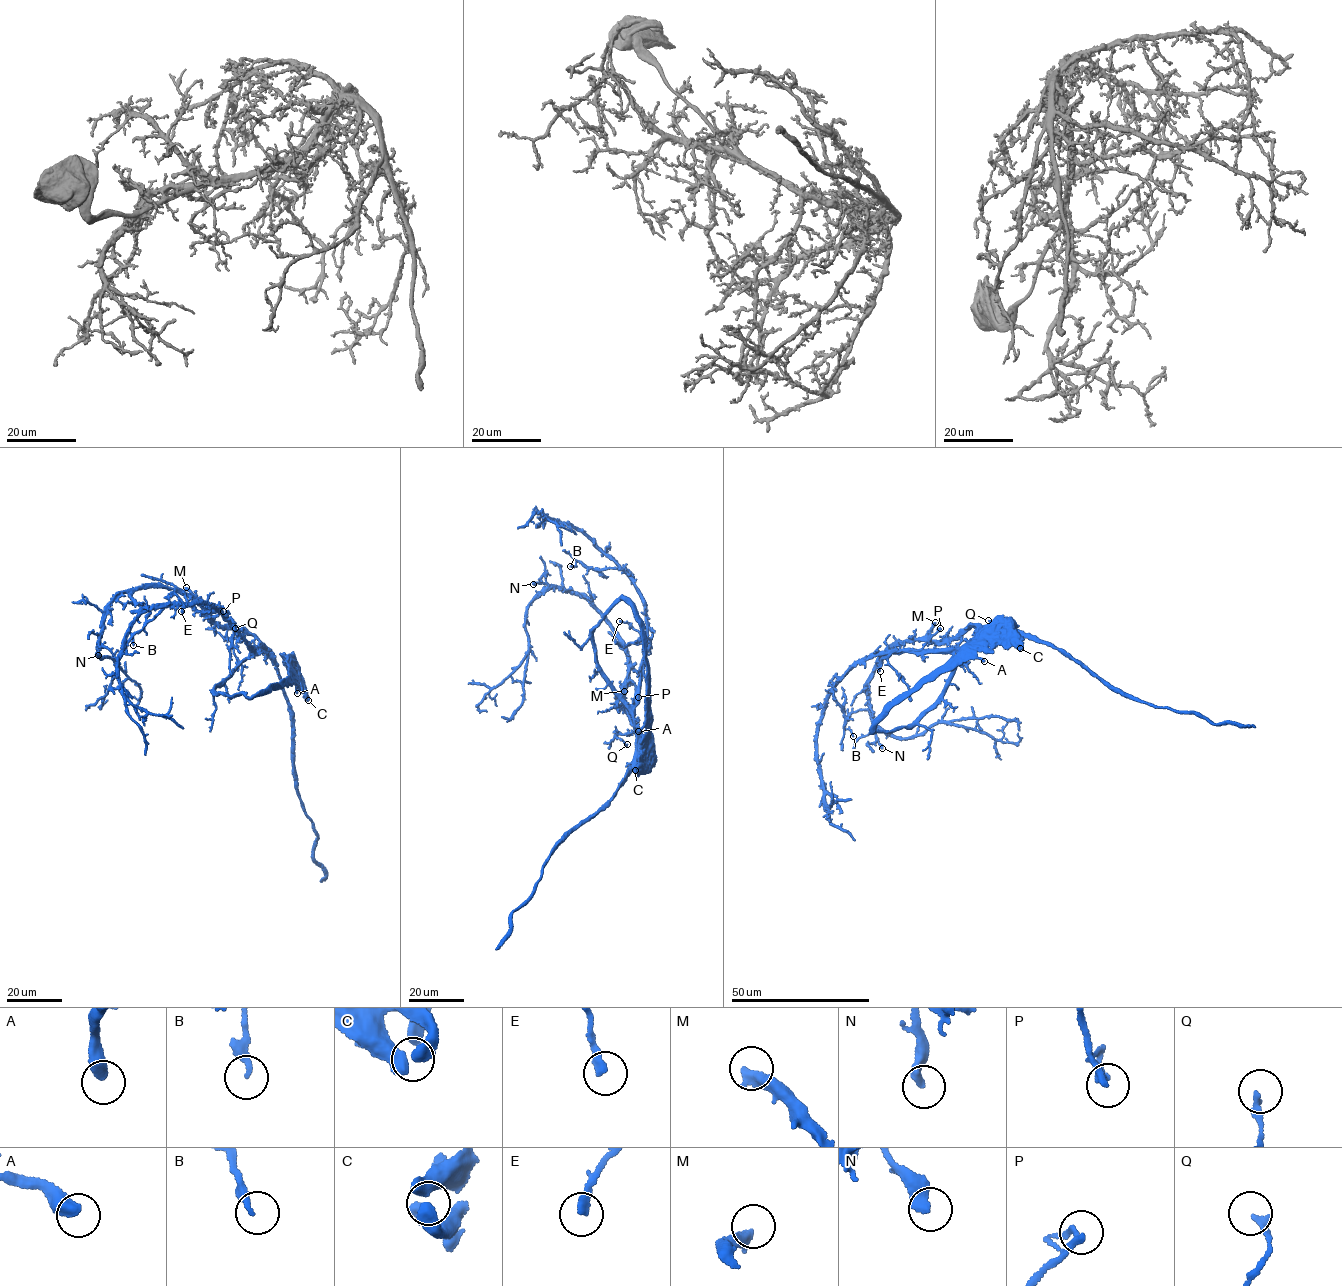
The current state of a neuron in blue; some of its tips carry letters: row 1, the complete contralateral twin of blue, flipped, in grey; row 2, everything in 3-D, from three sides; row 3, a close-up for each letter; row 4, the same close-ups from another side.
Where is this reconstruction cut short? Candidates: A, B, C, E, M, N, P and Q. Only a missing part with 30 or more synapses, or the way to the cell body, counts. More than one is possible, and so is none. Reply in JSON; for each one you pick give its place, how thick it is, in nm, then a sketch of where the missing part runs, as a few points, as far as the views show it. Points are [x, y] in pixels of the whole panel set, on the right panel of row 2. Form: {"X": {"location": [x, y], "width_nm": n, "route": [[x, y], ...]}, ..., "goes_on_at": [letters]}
{"goes_on_at": []}

